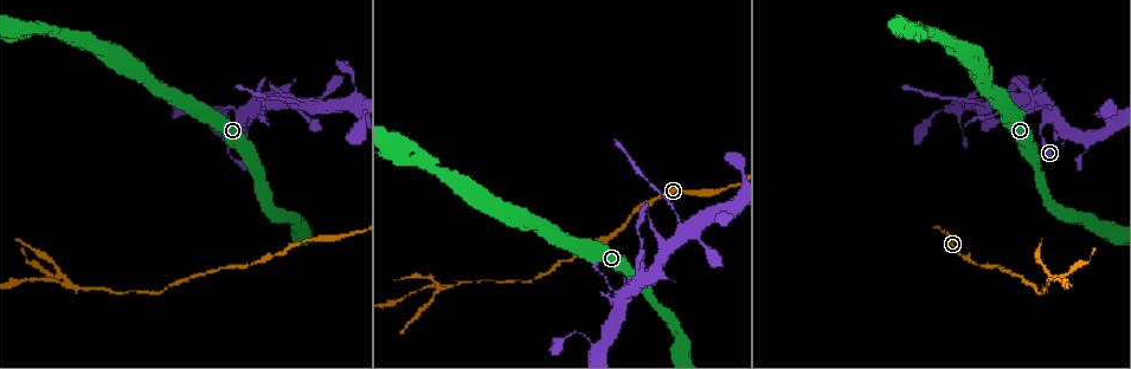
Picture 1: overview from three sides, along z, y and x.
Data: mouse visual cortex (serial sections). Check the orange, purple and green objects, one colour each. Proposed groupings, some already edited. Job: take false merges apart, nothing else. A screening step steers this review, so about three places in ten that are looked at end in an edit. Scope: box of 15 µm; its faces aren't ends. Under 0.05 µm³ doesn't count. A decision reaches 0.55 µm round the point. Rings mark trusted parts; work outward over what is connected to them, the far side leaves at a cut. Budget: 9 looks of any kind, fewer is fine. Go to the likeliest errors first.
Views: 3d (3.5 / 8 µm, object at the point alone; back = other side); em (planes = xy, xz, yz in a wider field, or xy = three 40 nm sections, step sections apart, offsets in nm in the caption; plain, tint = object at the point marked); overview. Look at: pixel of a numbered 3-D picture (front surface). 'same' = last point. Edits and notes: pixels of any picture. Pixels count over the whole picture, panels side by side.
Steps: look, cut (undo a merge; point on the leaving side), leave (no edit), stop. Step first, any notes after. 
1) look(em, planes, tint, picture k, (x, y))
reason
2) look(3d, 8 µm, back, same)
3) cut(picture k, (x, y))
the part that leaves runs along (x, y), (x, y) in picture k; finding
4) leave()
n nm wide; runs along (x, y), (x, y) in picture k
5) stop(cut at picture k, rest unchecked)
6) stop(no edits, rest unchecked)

look(3d, 3.5 µm, picture 1, (1043, 124))
sudden change in width

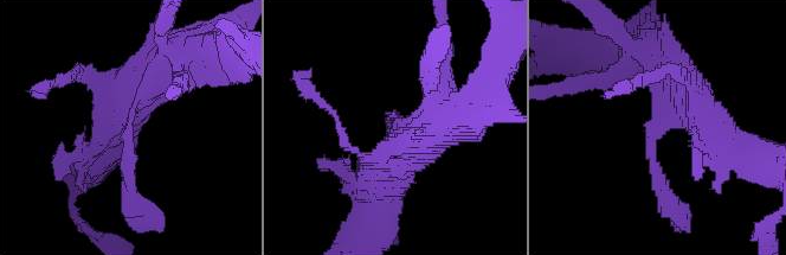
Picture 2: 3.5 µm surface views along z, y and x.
look(em, planes, tint, picture 2, (665, 126))

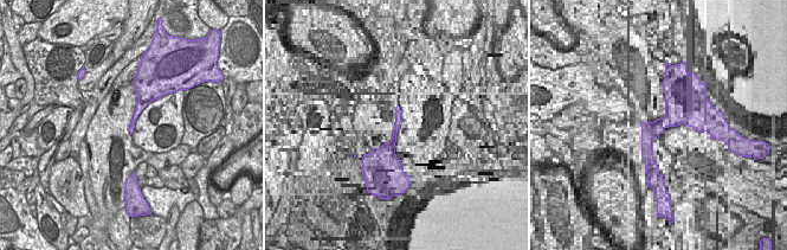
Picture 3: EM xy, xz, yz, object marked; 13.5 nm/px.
leave()
runs along (133, 195), (128, 110), (165, 63) in picture 2; all the same cell

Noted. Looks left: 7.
look(3d, 3.5 µm, picture 1, (973, 102))
thick turns thin

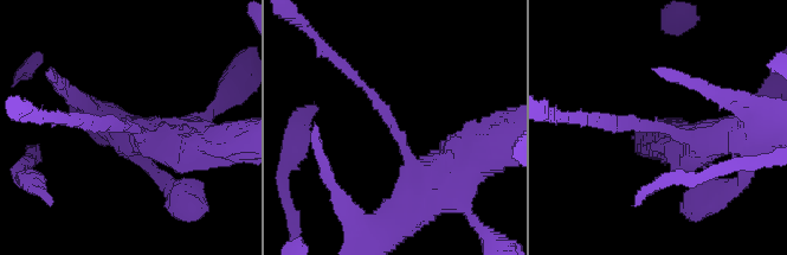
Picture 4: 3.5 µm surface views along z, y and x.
look(em, xy, step 2, tint, picture 4, (397, 133))
arms of 150, 350 nm

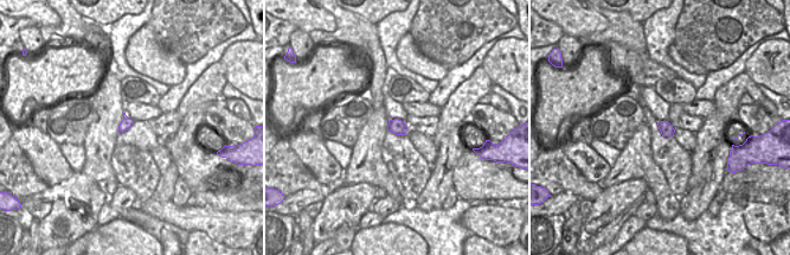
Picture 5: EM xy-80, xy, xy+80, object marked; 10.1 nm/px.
cut(picture 4, (632, 126))
the part that leaves runs along (662, 127), (574, 120) in picture 4; a second cell is stuck on

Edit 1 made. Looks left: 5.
look(3d, 8 µm, back, picture 1, (1088, 135))
sudden change in width

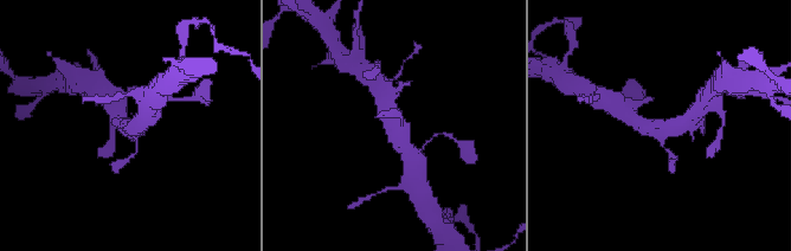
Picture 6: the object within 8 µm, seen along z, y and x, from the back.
look(3d, 3.5 µm, picture 6, (394, 122))
closer look

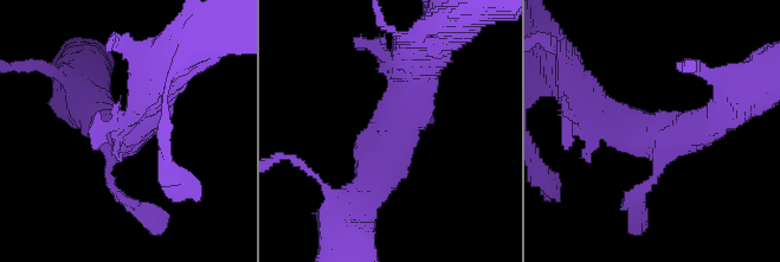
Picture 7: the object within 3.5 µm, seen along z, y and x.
look(em, xy, step 5, tint, picture 7, (385, 138))
need the tissue

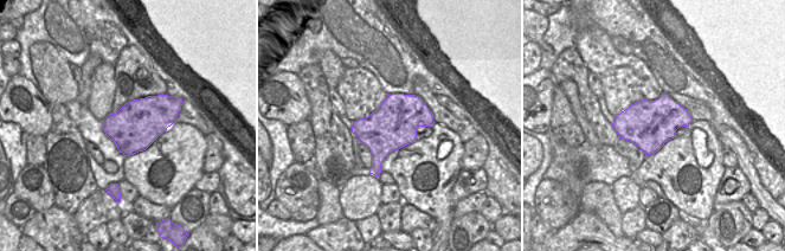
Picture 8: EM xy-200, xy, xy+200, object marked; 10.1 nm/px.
leave()
runs along (416, 74), (358, 202) in picture 7; one cell here

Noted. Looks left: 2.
look(3d, 8 µm, picture 1, (92, 289))
thin neck

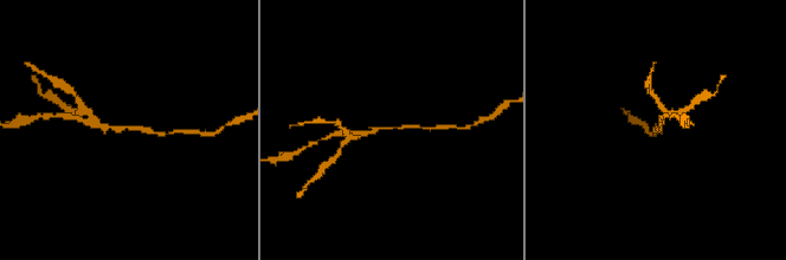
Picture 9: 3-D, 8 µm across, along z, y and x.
look(em, xy, step 3, tint, picture 9, (130, 128))
shape alone is not enough

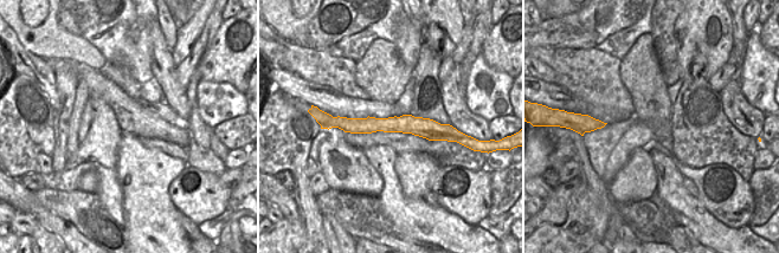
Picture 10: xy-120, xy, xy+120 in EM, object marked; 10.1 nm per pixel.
cut(picture 9, (66, 108))
arms of 150, 150 nm; the part that leaves runs along (105, 128), (90, 112), (73, 111) in picture 9; a second cell is stuck on

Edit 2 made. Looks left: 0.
stop(cut at picture 4, cut at picture 9, rest unchecked)

